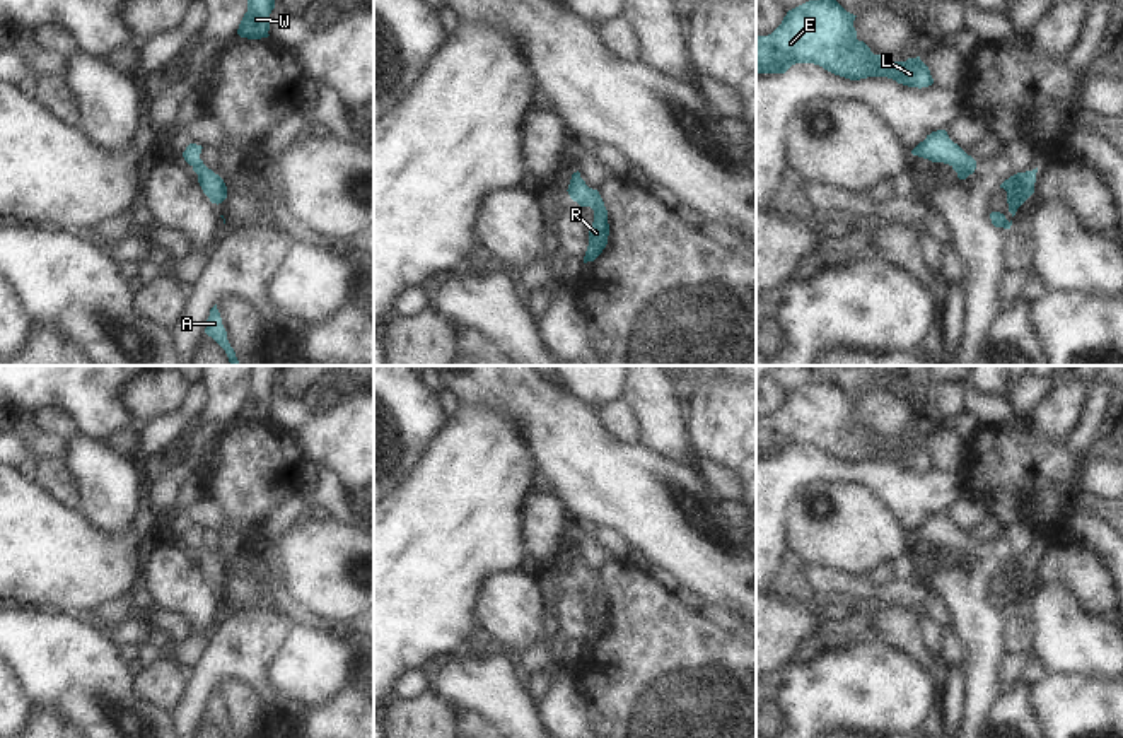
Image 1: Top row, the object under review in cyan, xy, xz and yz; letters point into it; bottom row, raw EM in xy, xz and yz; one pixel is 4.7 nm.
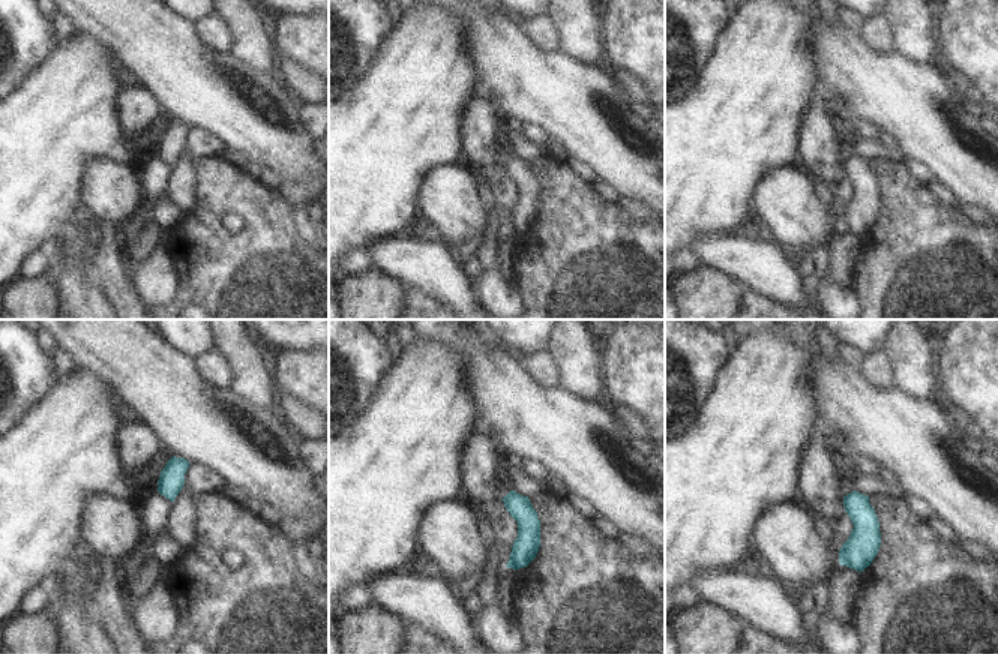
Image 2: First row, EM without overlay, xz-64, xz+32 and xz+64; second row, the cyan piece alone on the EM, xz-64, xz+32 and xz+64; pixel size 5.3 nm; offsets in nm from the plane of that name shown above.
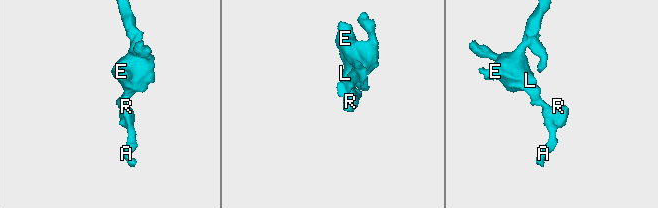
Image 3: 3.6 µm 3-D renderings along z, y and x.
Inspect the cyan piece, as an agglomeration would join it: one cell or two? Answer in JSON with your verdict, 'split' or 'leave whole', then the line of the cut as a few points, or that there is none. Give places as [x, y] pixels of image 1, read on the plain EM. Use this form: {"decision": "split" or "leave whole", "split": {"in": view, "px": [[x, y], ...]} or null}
{"decision": "leave whole", "split": null}

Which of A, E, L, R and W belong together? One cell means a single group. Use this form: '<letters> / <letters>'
A E L R W

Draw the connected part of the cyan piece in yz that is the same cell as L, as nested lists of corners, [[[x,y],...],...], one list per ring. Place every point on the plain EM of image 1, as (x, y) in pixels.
[[[833,379],[788,393],[771,417],[756,417],[756,454],[785,456],[795,446],[814,446],[850,463],[887,460],[918,472],[934,466],[920,439],[889,446],[887,439],[874,437],[857,422],[855,400]]]

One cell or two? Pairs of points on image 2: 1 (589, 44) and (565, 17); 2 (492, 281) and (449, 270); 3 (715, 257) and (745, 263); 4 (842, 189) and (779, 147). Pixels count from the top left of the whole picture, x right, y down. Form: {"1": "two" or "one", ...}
{"1": "one", "2": "two", "3": "one", "4": "two"}

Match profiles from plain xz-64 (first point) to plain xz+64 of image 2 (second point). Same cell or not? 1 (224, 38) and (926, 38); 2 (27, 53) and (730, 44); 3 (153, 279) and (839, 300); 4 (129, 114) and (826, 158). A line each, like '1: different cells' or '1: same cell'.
1: different cells
2: different cells
3: same cell
4: same cell

